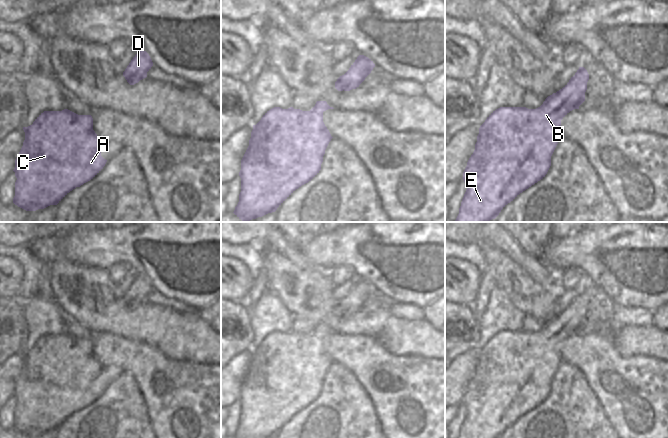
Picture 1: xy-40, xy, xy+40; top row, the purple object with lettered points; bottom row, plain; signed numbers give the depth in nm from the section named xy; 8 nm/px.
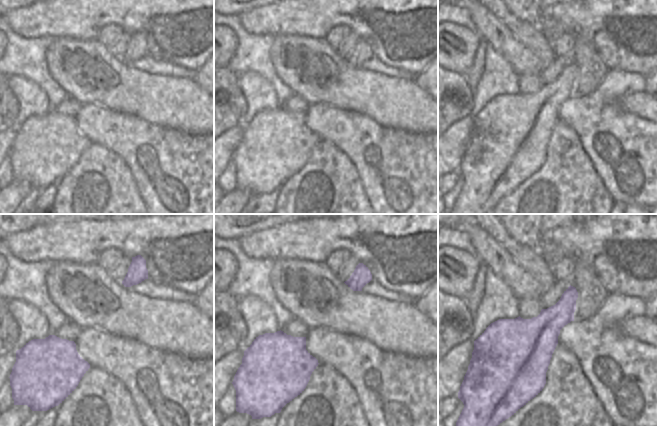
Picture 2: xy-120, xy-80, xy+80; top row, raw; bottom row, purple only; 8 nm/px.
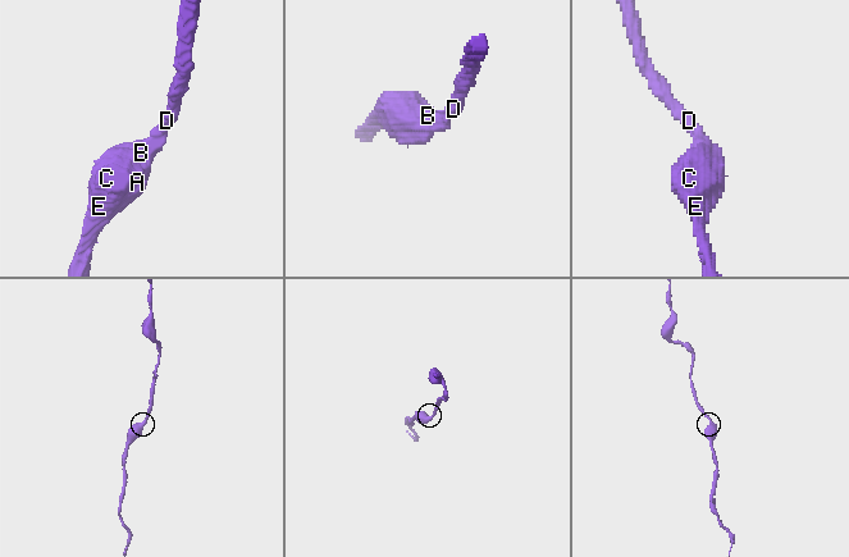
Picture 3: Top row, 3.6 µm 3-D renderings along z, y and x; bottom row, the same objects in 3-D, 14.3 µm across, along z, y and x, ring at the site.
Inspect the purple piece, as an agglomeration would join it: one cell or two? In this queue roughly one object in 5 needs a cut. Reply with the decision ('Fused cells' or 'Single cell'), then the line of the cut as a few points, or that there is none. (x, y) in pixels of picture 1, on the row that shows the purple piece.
Single cell. No split.

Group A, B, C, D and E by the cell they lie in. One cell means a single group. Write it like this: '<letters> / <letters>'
A B C D E

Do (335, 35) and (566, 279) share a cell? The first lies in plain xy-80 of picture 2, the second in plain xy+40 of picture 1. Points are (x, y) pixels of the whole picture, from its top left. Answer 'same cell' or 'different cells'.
same cell

